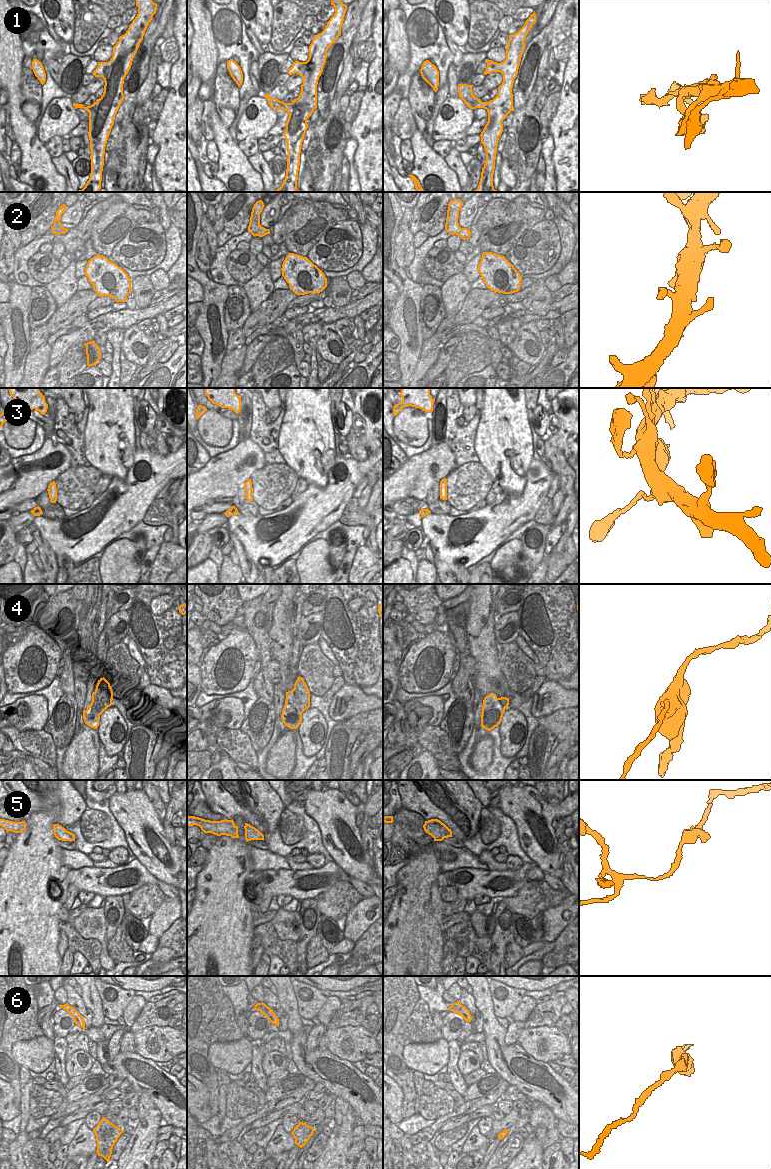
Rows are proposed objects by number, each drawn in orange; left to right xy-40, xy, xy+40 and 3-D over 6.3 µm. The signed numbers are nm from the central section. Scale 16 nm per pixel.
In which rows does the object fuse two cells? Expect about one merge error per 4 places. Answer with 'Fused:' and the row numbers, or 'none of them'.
Fused: 4.

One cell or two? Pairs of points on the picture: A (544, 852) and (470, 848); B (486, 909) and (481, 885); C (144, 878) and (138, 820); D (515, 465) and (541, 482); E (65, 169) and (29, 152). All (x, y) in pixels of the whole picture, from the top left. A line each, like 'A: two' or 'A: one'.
A: two
B: two
C: two
D: two
E: two

